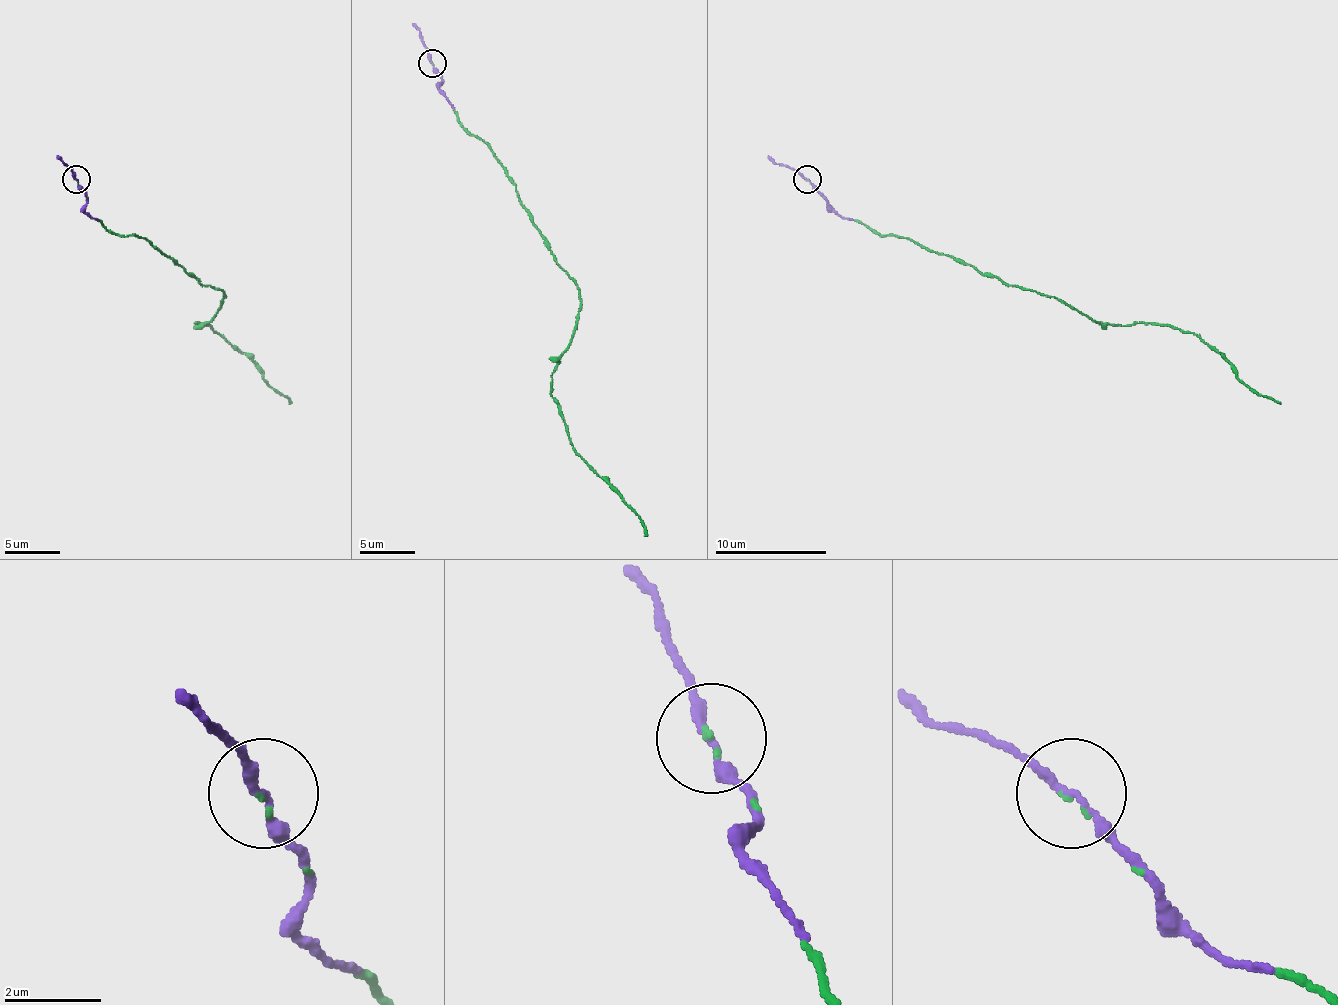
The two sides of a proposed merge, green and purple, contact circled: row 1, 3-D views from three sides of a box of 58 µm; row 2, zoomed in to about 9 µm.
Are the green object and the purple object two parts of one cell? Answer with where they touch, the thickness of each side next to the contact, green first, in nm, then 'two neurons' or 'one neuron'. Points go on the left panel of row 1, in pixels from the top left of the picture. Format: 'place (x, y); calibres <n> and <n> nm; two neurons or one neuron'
place (76, 179); calibres 70 and 160 nm; one neuron

